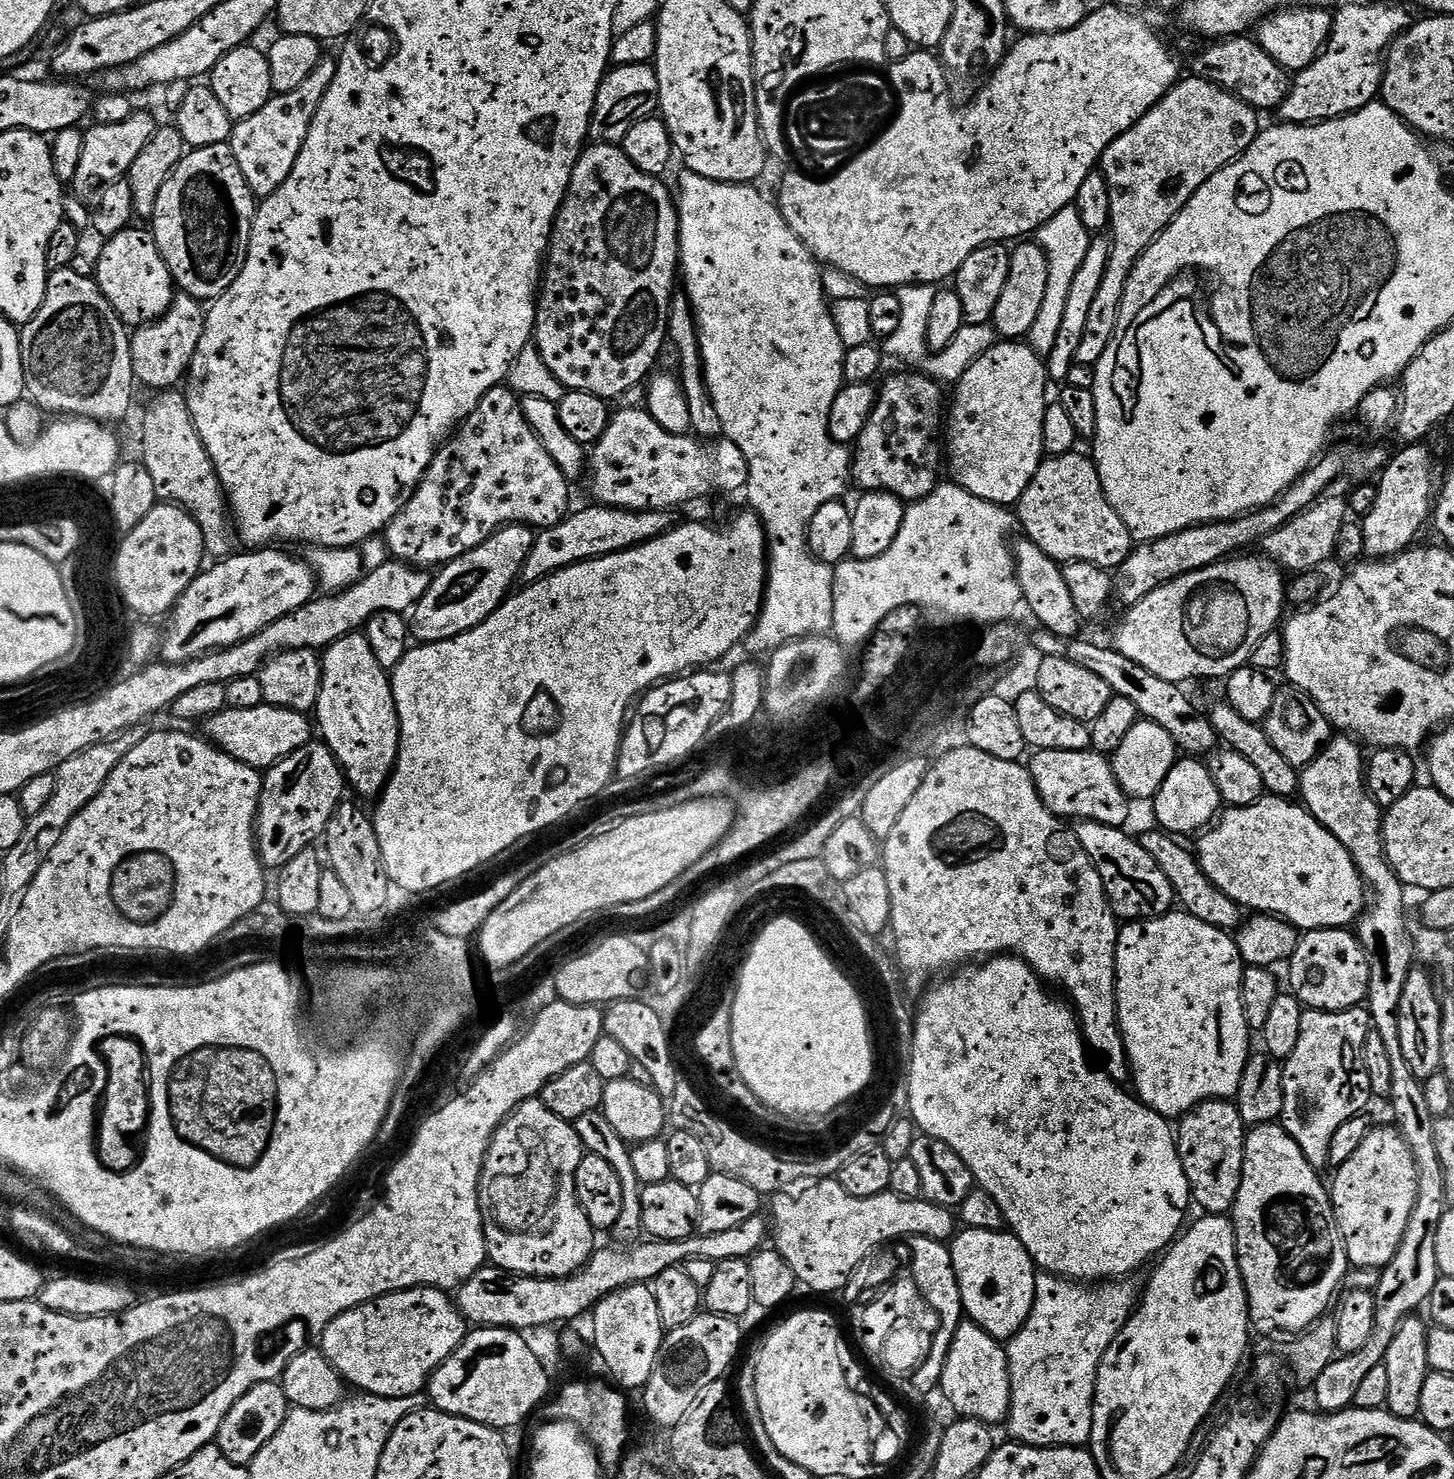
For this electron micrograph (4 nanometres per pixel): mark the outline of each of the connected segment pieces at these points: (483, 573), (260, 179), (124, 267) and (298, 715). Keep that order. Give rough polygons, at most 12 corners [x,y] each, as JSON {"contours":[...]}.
{"contours":[[[537,533],[491,538],[433,575],[411,635],[437,644],[476,628],[513,591]],[[336,60],[239,121],[232,153],[253,196],[290,178]],[[147,227],[103,241],[100,293],[128,326],[160,320],[178,289]],[[259,704],[206,720],[207,739],[267,770],[313,739],[305,713]]]}

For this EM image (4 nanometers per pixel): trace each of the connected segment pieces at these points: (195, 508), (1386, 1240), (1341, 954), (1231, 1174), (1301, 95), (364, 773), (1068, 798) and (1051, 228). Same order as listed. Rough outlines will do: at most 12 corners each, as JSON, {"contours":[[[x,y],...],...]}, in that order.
{"contours":[[[160,390],[140,428],[157,501],[186,509],[209,557],[233,551],[224,487],[188,397]],[[1373,1127],[1330,1195],[1349,1265],[1394,1258],[1418,1194],[1395,1127]],[[1351,931],[1296,941],[1291,993],[1311,1011],[1367,999],[1368,956]],[[1231,1099],[1186,1113],[1176,1145],[1195,1207],[1231,1213],[1246,1125]],[[1344,4],[1317,60],[1295,73],[1286,124],[1337,120],[1380,96],[1410,17]],[[363,634],[323,649],[319,735],[351,791],[400,753],[389,673]],[[1037,751],[1028,772],[1072,822],[1127,825],[1130,797],[1109,757]],[[1075,206],[1040,227],[1050,282],[1030,333],[1040,354],[1054,346],[1070,282],[1090,234]]]}

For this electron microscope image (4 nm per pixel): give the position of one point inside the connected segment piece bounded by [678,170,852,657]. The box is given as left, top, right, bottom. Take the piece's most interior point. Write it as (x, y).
(773, 360)

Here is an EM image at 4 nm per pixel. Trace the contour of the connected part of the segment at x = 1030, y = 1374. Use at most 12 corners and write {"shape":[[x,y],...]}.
{"shape":[[1036,1277],[1007,1341],[1006,1428],[1035,1448],[1092,1439],[1098,1366],[1132,1282]]}

